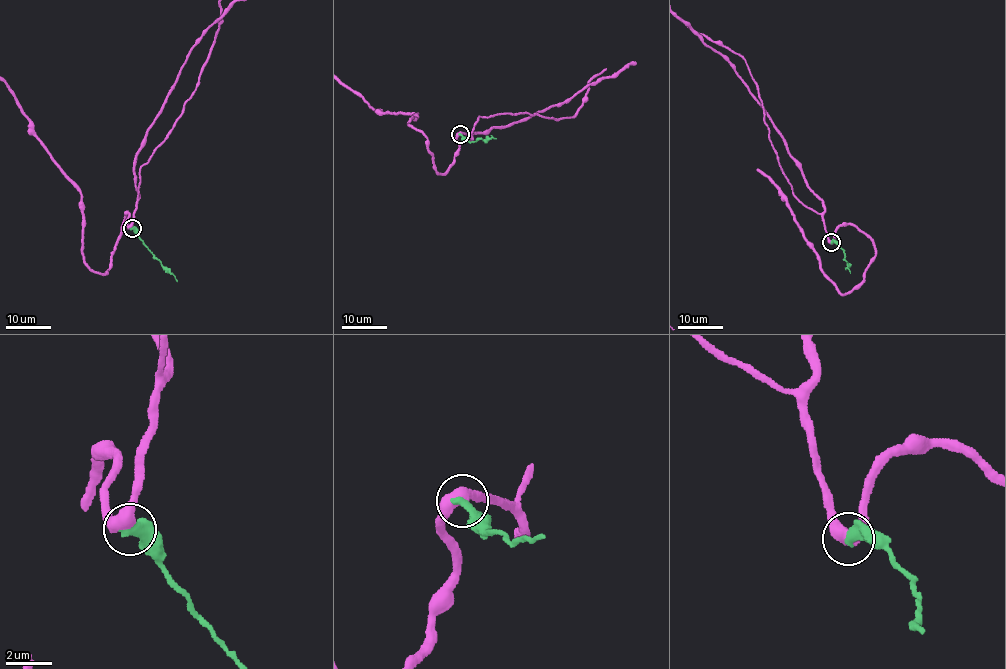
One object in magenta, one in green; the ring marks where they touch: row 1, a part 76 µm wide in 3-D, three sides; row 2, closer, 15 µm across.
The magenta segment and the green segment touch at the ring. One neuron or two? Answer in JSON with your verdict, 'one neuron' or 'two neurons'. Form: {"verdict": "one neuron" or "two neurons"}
{"verdict": "two neurons"}

